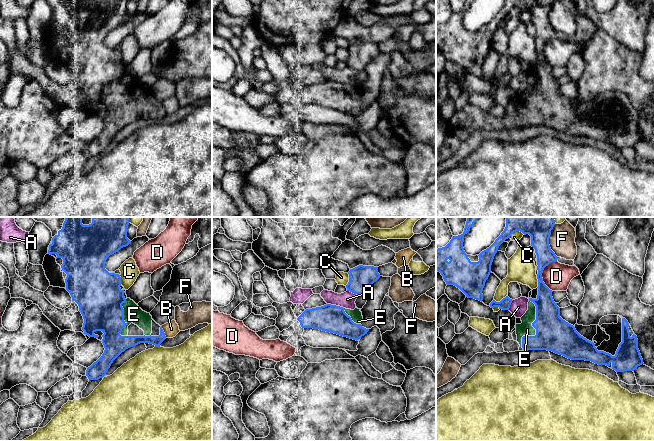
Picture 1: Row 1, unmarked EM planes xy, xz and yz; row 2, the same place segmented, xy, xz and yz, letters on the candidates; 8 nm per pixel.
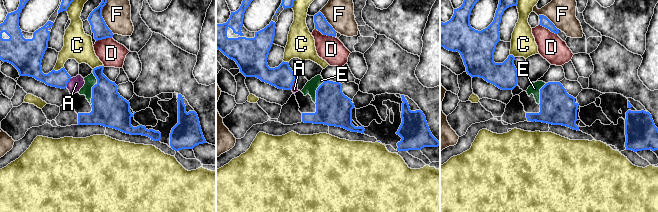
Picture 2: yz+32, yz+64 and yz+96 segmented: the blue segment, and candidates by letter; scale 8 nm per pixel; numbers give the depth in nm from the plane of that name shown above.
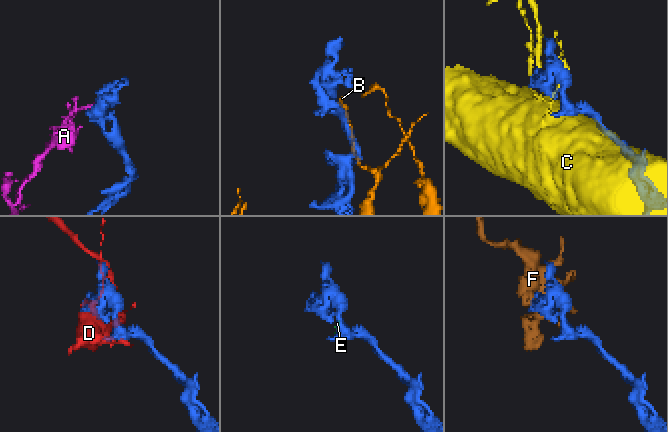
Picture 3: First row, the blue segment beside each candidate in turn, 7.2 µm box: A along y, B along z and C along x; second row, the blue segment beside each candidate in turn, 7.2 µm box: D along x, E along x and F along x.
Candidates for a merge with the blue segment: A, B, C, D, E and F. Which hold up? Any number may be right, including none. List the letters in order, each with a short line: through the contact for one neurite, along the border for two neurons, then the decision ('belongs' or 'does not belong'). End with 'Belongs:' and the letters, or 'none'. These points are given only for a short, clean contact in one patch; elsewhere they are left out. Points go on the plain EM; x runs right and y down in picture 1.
A: does not belong
B: does not belong
C: does not belong
D: does not belong
E: belongs
F: does not belong
Belongs: E

